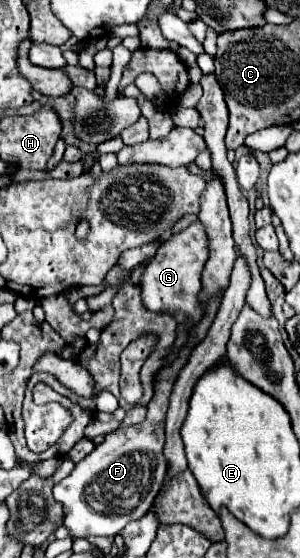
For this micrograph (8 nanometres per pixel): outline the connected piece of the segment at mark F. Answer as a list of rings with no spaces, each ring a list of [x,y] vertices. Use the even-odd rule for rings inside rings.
[[[185,345],[173,365],[159,373],[155,381],[155,395],[147,407],[147,417],[143,423],[107,433],[105,441],[97,445],[85,459],[81,459],[69,477],[53,485],[53,497],[63,505],[63,525],[67,527],[69,537],[83,539],[91,535],[117,535],[129,521],[143,517],[153,505],[167,473],[167,461],[163,457],[163,429],[169,395],[177,373],[187,363],[189,355],[191,349]],[[93,507],[107,507],[107,513],[99,513]]]

